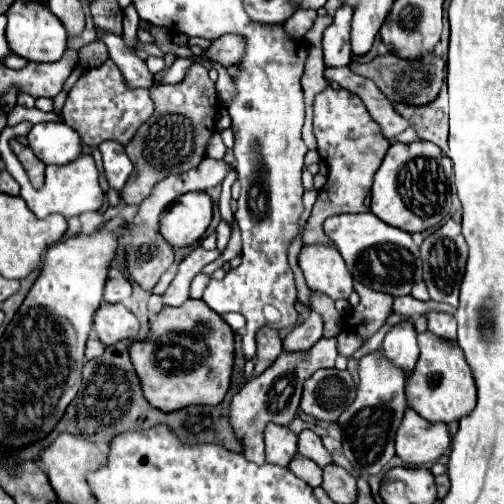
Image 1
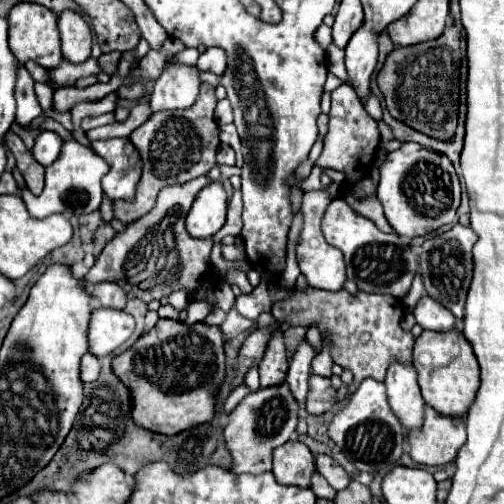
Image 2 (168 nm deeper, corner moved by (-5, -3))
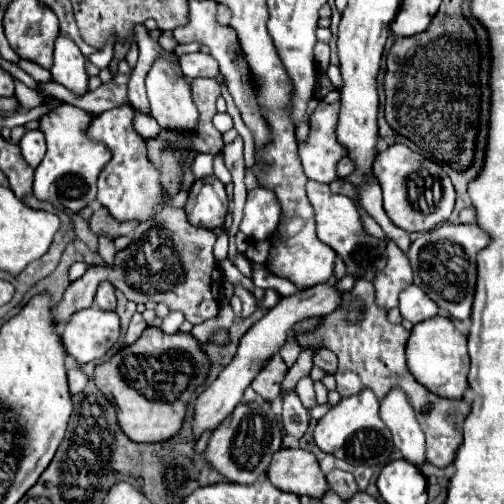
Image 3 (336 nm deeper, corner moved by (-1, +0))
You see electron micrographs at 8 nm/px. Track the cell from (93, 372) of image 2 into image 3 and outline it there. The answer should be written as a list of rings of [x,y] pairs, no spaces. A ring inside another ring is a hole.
[[[78,366],[70,368],[70,370],[68,370],[68,384],[70,384],[72,394],[78,394],[78,392],[88,384],[88,376],[86,376],[86,372],[84,372],[82,368],[78,368]]]

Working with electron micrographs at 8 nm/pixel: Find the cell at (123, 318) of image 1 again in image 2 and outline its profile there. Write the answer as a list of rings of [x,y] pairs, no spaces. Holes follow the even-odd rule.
[[[94,309],[88,325],[88,351],[96,357],[110,355],[134,331],[134,317],[126,311]]]

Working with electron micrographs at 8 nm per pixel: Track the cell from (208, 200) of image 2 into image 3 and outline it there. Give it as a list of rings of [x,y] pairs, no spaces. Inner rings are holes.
[[[216,176],[196,180],[190,188],[184,208],[188,222],[198,228],[216,230],[224,226],[228,214],[228,196],[224,184]]]

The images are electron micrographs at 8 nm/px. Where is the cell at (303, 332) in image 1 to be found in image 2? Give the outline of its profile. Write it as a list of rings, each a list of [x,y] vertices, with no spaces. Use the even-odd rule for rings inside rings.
[[[302,341],[300,347],[296,349],[292,361],[290,361],[290,369],[288,369],[288,377],[286,383],[292,391],[292,397],[296,399],[298,407],[304,409],[304,401],[306,401],[306,393],[308,393],[308,377],[310,377],[310,363],[314,359],[314,349]]]

